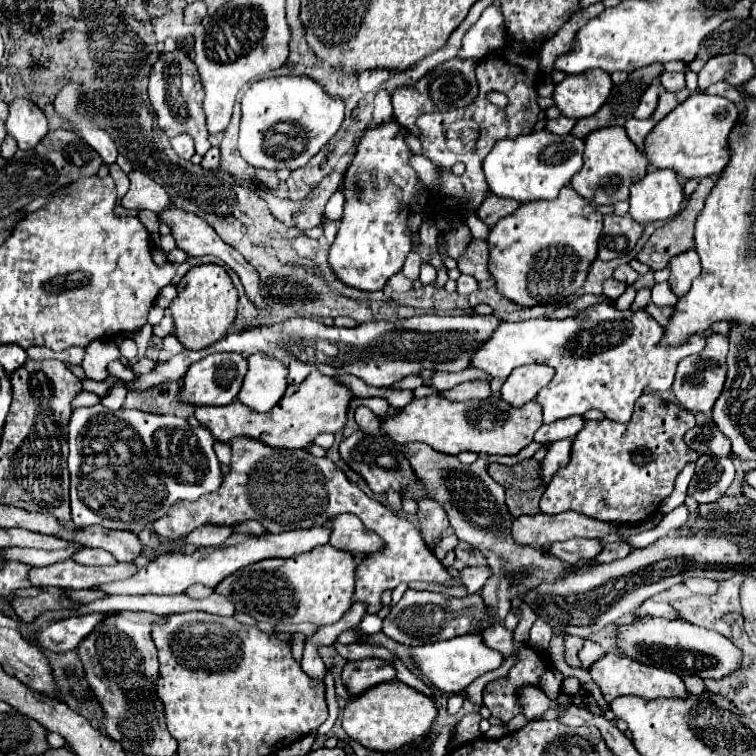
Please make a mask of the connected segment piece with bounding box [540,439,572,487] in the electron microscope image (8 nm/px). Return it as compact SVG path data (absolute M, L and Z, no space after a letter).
M562 439L562 441L550 443L548 453L546 453L544 461L540 463L542 465L542 487L548 485L548 481L554 477L554 473L558 469L562 469L562 467L568 465L570 445L572 445L572 439Z

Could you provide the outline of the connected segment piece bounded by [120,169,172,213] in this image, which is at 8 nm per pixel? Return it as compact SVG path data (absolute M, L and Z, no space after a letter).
M134 169L128 173L128 177L130 177L130 189L120 199L122 207L126 207L126 209L148 209L148 211L160 213L172 205L168 193L154 179L150 179L146 173Z

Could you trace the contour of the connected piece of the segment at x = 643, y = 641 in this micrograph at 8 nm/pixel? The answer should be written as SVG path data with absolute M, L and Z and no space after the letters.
M646 619L634 625L620 627L618 631L620 649L634 661L644 665L668 669L676 675L698 675L702 679L722 679L734 673L742 663L742 651L724 635L690 625L684 621L668 621L668 619Z

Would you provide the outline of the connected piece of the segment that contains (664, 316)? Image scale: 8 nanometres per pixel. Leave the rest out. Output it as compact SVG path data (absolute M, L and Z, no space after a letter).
M648 303L648 305L644 307L644 311L646 311L656 323L660 323L660 325L662 325L662 323L666 325L666 323L668 323L668 317L672 315L672 307L656 307L654 303Z

